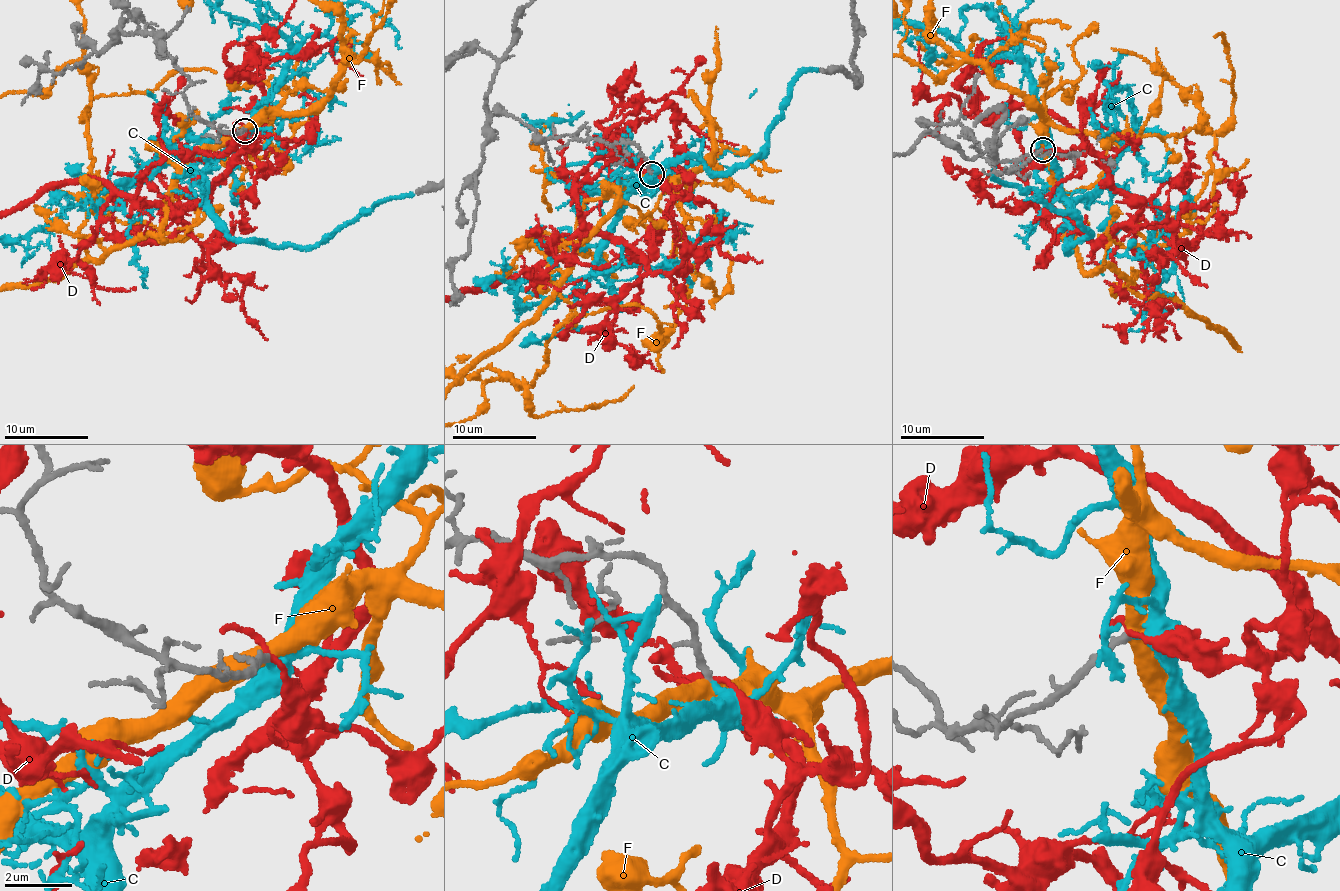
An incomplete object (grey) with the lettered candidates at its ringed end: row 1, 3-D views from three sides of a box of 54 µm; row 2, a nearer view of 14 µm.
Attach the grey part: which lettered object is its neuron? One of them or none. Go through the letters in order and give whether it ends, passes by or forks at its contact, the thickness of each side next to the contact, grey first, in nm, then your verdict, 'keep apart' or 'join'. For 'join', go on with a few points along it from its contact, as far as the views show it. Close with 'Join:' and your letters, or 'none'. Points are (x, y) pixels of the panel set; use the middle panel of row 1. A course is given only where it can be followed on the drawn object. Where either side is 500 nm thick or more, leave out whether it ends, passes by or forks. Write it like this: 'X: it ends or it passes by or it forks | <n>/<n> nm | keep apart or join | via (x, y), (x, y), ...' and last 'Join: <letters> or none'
C: it passes by | 220/280 nm | join
D: it passes by | 220/150 nm | keep apart
F: 220/500 nm | keep apart
Join: C

